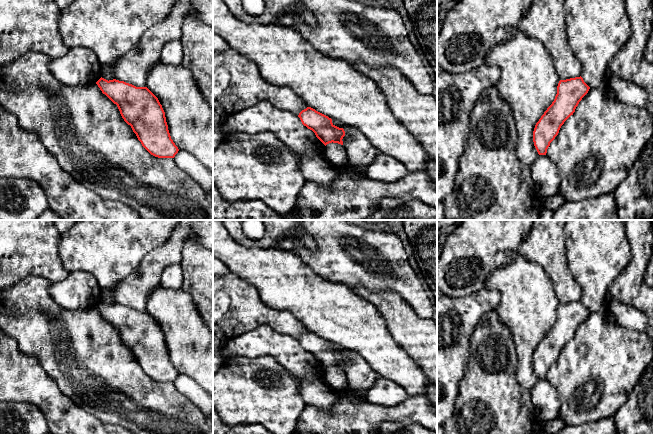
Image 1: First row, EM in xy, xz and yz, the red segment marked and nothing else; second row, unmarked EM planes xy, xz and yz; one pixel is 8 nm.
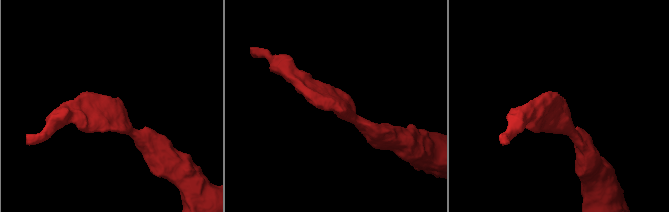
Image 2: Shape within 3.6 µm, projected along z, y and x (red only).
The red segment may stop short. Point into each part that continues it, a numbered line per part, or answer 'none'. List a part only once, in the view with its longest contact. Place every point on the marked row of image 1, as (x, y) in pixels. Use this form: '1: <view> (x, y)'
none

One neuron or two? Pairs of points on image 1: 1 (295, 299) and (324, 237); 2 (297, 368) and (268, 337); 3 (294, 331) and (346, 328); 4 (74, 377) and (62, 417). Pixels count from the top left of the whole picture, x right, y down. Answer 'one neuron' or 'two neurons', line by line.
1: two neurons
2: one neuron
3: two neurons
4: two neurons

